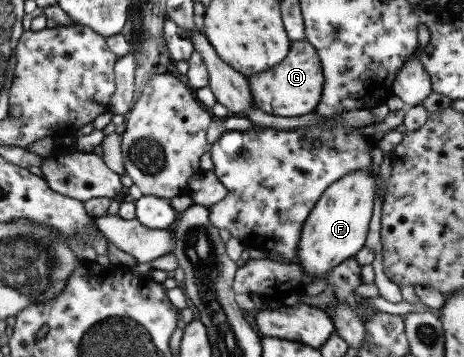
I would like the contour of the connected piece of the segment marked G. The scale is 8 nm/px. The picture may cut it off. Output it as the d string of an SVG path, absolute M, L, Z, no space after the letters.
M304 40L291 41L288 56L278 64L248 77L248 86L254 107L272 116L302 116L313 112L320 100L324 76L319 58L311 45Z

